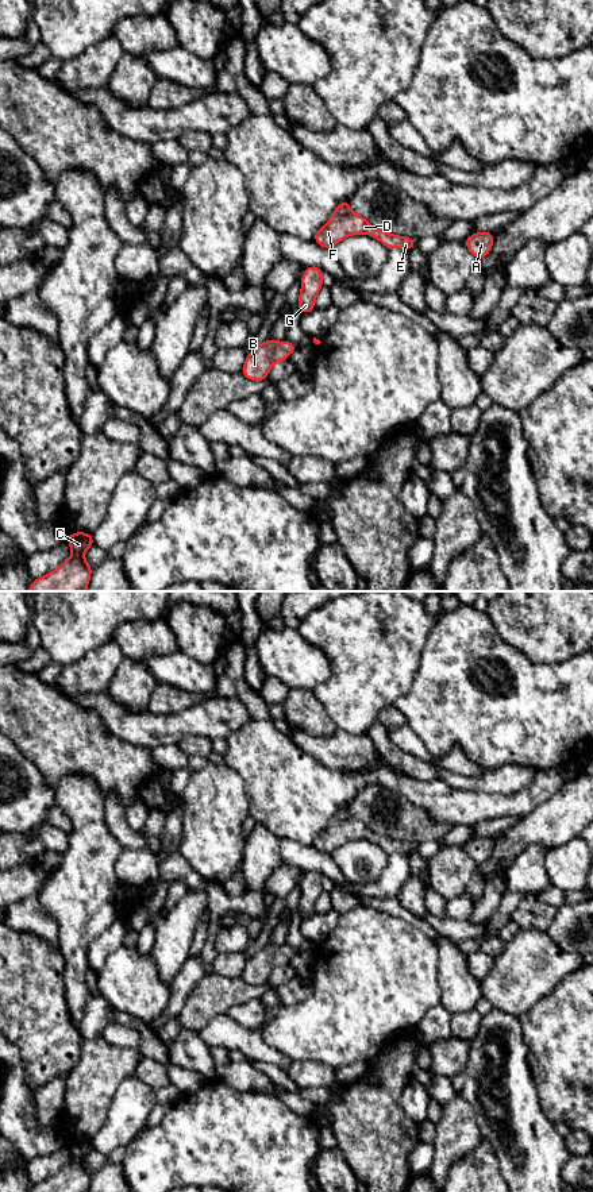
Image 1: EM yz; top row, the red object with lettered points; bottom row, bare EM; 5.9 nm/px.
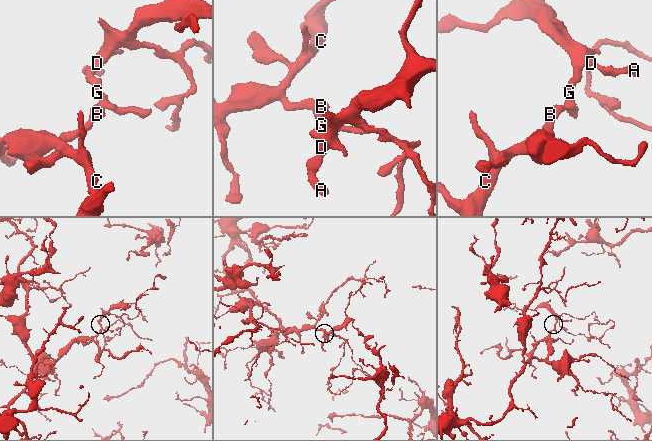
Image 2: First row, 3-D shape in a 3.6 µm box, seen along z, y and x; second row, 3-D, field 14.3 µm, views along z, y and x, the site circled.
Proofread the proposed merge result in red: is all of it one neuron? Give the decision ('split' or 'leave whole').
leave whole

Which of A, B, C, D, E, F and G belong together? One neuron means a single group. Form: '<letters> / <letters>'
A B C D E F G

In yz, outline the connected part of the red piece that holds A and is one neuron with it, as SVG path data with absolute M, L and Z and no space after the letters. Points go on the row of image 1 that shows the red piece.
M474 232L471 236L463 240L465 246L478 259L486 256L493 246L494 234L492 232Z

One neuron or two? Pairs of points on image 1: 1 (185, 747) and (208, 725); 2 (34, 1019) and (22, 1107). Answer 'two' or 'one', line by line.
1: two
2: two

